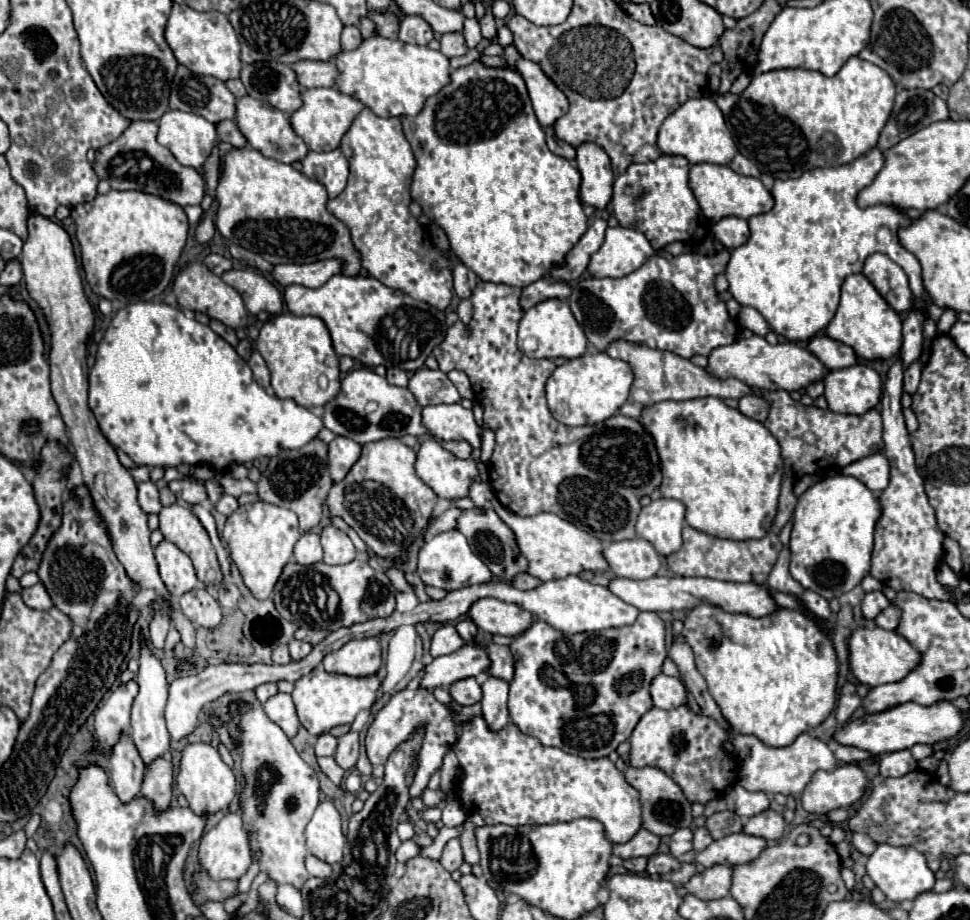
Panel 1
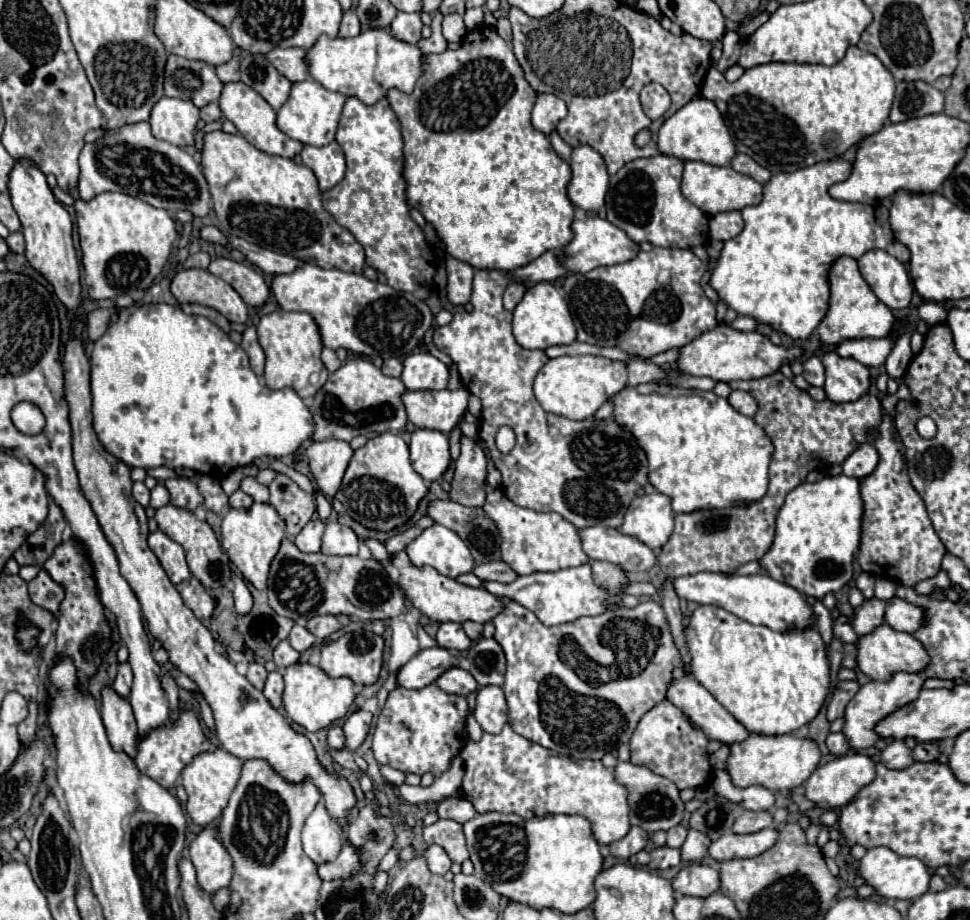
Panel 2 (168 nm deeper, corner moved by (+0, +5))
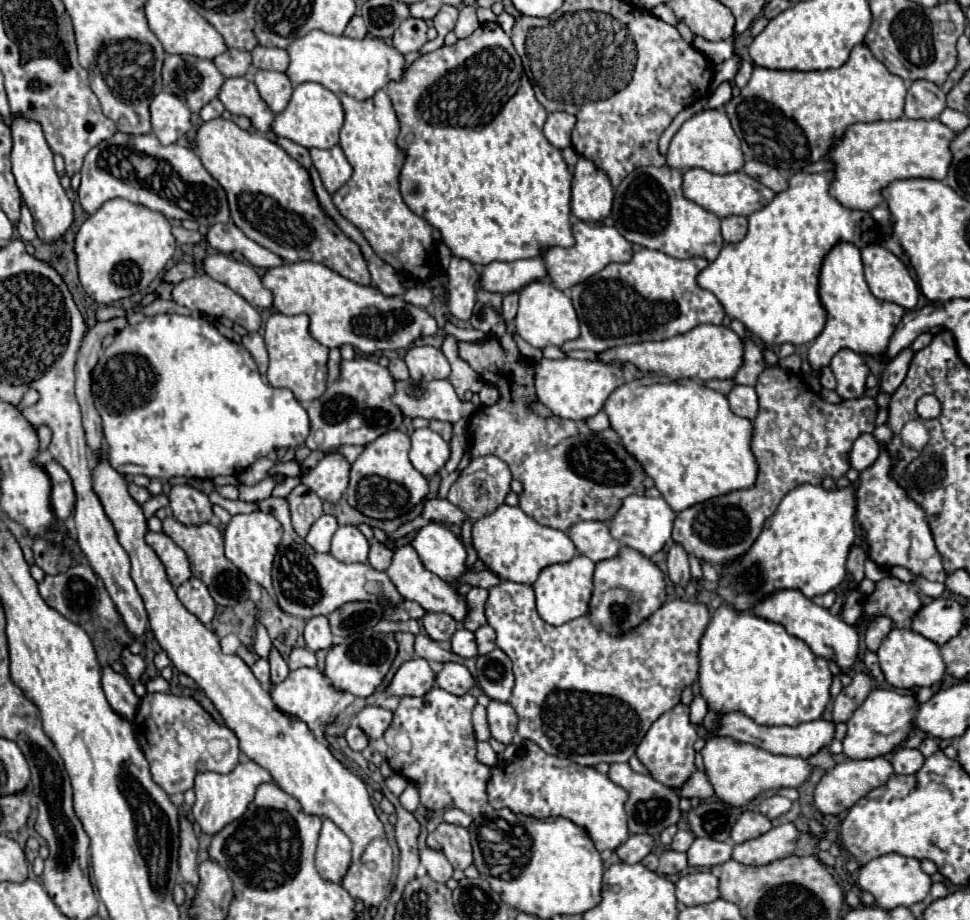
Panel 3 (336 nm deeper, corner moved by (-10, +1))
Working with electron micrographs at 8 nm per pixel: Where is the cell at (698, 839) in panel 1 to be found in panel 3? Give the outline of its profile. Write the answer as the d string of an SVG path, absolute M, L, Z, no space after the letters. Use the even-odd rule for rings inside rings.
M694 839L692 847L686 851L688 863L692 867L714 867L722 865L728 859L732 859L734 845L728 841L716 841L716 839Z

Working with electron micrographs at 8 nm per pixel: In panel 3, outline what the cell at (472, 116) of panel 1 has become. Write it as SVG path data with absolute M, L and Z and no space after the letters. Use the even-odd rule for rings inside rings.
M482 23L470 37L458 39L454 45L442 45L440 49L420 55L402 75L400 81L390 81L386 85L386 93L396 109L398 121L400 121L400 135L396 139L398 149L404 151L404 165L400 171L400 193L404 203L410 207L412 213L424 217L434 229L440 231L442 241L448 245L452 255L468 259L474 265L488 265L492 261L516 261L516 259L530 259L542 255L548 247L560 245L560 247L572 247L572 225L570 225L570 183L572 173L568 171L568 165L562 159L562 151L552 147L544 133L544 121L548 113L540 103L536 103L536 95L532 91L532 85L528 77L524 75L522 61L514 51L514 45L510 37L502 31L498 23ZM408 133L414 135L414 141L408 141Z

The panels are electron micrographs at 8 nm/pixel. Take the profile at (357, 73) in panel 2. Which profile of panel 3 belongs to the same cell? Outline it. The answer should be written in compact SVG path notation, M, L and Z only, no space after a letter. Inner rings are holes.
M316 29L294 39L286 51L290 59L286 75L294 85L314 81L332 93L346 93L360 101L372 97L378 89L384 89L390 81L400 79L404 73L404 57L392 45L386 45L376 37L348 39L346 35L330 35Z

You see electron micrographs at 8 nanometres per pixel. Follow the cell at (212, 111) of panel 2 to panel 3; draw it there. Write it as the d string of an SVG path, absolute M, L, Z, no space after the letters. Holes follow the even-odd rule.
M212 99L208 105L204 105L200 109L200 117L204 121L210 121L210 119L216 119L216 117L222 117L222 115L224 115L224 105L218 99Z

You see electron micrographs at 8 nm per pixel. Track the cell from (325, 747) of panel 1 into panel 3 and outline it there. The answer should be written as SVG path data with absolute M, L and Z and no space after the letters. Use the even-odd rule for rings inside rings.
M350 727L350 729L346 729L344 737L346 737L348 745L350 745L354 751L362 751L364 747L368 747L368 745L370 745L368 735L366 735L360 727Z

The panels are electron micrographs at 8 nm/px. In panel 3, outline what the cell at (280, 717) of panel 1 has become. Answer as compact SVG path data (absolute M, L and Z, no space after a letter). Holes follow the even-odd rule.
M272 647L272 649L270 649L268 663L270 663L270 669L272 669L272 679L270 679L272 683L280 683L280 681L284 681L284 679L288 677L290 669L288 669L286 661L282 659L282 655L280 655L280 651L278 651L276 647Z

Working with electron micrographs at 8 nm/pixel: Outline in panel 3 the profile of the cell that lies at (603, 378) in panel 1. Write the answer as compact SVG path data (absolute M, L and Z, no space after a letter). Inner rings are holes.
M540 359L534 363L534 385L538 401L544 403L556 417L562 419L588 419L596 415L608 395L624 383L624 373L616 365L578 359Z

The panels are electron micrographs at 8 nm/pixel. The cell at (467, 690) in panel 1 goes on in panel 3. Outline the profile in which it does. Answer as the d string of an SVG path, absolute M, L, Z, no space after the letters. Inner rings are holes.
M442 663L442 669L436 673L436 685L452 695L464 695L472 689L474 679L470 671L460 663Z

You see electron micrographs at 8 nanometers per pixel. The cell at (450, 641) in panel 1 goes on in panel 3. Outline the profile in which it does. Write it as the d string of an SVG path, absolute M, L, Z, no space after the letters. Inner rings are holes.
M460 627L454 637L452 637L452 651L460 657L476 657L478 655L478 647L476 647L476 639L474 633Z

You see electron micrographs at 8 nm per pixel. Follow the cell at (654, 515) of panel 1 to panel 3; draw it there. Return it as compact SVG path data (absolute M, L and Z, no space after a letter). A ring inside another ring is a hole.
M630 495L622 501L616 515L608 521L610 535L620 541L626 547L632 547L644 555L658 553L672 537L672 519L676 513L668 507L668 503L662 497L646 497L646 495Z

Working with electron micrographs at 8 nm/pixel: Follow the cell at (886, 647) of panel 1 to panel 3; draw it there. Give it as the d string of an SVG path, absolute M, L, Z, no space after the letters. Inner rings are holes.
M892 629L878 649L878 659L880 659L880 667L886 675L886 681L892 687L902 687L902 689L932 687L934 683L942 681L942 677L946 673L946 665L940 655L940 647L934 645L934 641L926 639L924 635L920 635L912 629Z

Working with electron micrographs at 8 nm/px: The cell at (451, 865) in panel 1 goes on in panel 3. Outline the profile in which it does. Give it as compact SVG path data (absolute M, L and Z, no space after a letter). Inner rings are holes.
M428 847L422 849L420 863L426 867L428 875L438 883L446 883L452 877L452 865L448 863L448 859L444 859L444 855L440 855L440 851L432 851Z

